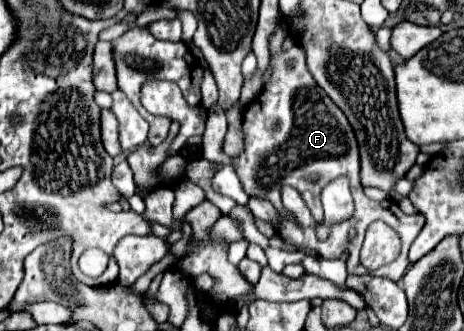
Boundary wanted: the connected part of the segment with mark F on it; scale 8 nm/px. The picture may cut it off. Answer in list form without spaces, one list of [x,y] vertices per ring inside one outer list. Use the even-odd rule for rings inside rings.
[[[280,26],[270,36],[274,74],[266,84],[266,88],[262,90],[262,94],[244,112],[242,130],[244,130],[246,150],[238,160],[234,160],[238,178],[248,196],[260,196],[270,200],[278,212],[282,212],[280,188],[286,184],[294,186],[302,194],[316,224],[320,224],[324,222],[324,212],[320,204],[322,186],[326,186],[328,180],[334,180],[338,176],[348,176],[352,194],[356,194],[356,214],[350,220],[330,226],[330,236],[326,242],[316,240],[316,226],[308,226],[304,230],[294,228],[294,224],[290,224],[286,218],[280,218],[280,238],[296,250],[298,248],[316,250],[322,258],[336,258],[340,256],[340,252],[348,252],[350,256],[348,274],[368,274],[368,270],[360,262],[360,246],[366,228],[376,220],[394,224],[394,230],[398,230],[398,234],[406,234],[406,238],[402,240],[400,256],[392,264],[386,264],[386,278],[398,282],[408,268],[408,248],[414,240],[414,234],[422,230],[424,218],[418,220],[418,216],[406,216],[398,206],[380,206],[368,200],[368,196],[364,194],[364,186],[360,184],[360,150],[352,126],[344,116],[344,112],[312,80],[304,64],[304,50],[296,46],[296,56],[290,56],[290,52],[280,50],[280,44],[286,36],[288,36],[288,26]],[[294,58],[296,58],[296,68],[288,64]],[[312,174],[318,174],[316,182],[310,182]],[[352,226],[356,226],[358,234],[354,238],[348,238],[348,228]]]

